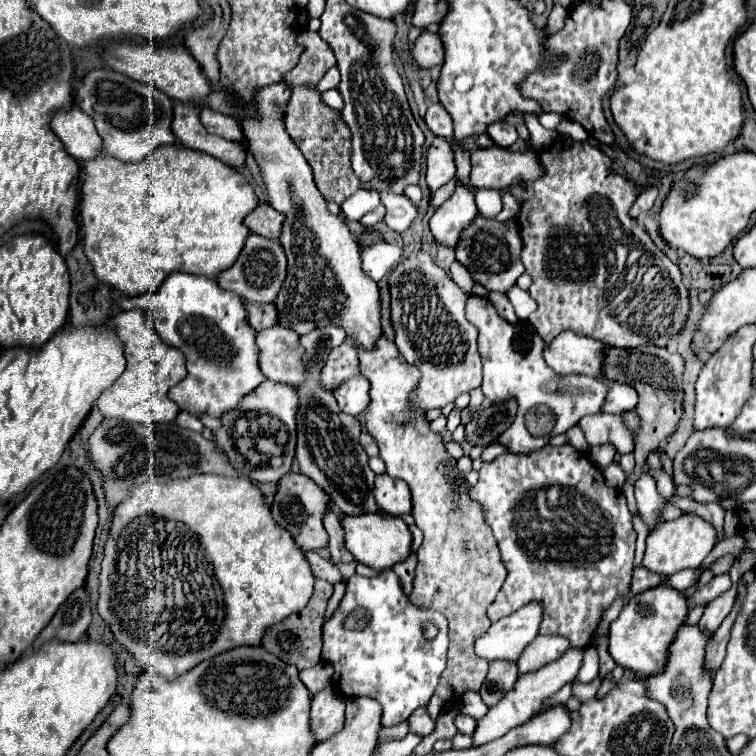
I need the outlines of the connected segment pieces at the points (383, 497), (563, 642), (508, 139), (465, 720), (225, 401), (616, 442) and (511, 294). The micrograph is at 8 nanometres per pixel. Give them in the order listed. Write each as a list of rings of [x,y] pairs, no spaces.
[[[381,474],[375,478],[375,500],[379,508],[383,512],[389,512],[391,516],[409,514],[413,510],[413,500],[407,484],[387,474]]]
[[[537,636],[533,644],[521,654],[517,668],[519,674],[533,672],[549,662],[555,662],[569,648],[569,640],[565,636]]]
[[[515,112],[509,114],[507,118],[491,124],[491,128],[487,128],[487,134],[491,136],[491,140],[501,146],[501,148],[509,148],[515,140],[517,140],[517,126],[525,124],[525,114]]]
[[[459,714],[459,716],[455,718],[455,726],[457,726],[457,730],[459,730],[461,734],[473,736],[473,732],[475,732],[475,726],[477,726],[477,720],[475,720],[475,718],[471,718],[471,716]]]
[[[173,272],[159,290],[125,298],[121,308],[145,310],[165,344],[183,352],[189,374],[169,390],[169,398],[195,418],[205,414],[223,418],[267,380],[259,366],[259,348],[255,344],[257,330],[251,328],[247,320],[245,300],[235,296],[235,292],[223,290],[213,278]]]
[[[599,414],[599,416],[591,416],[591,418],[587,416],[587,418],[579,420],[577,426],[583,430],[589,446],[609,442],[617,448],[619,454],[633,452],[633,448],[635,448],[631,432],[627,432],[627,426],[623,424],[623,420],[619,420],[617,414]]]
[[[513,286],[509,292],[507,292],[507,298],[511,300],[513,308],[515,308],[515,314],[519,316],[519,320],[529,320],[529,316],[537,310],[537,302],[529,296],[529,292],[521,290],[519,286]]]

